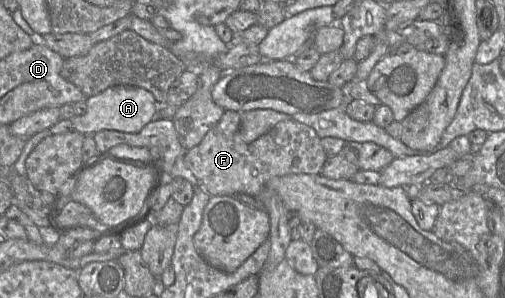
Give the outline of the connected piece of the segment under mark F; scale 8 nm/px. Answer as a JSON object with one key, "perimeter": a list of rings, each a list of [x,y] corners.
{"perimeter":[[[225,110],[200,144],[185,152],[184,163],[200,181],[200,187],[210,196],[236,197],[246,193],[262,203],[270,219],[270,251],[263,271],[271,271],[285,259],[292,240],[287,222],[289,210],[279,194],[267,187],[267,182],[273,177],[288,174],[320,174],[327,155],[315,130],[293,118],[279,122],[249,144],[242,140],[239,128],[240,113]]]}

